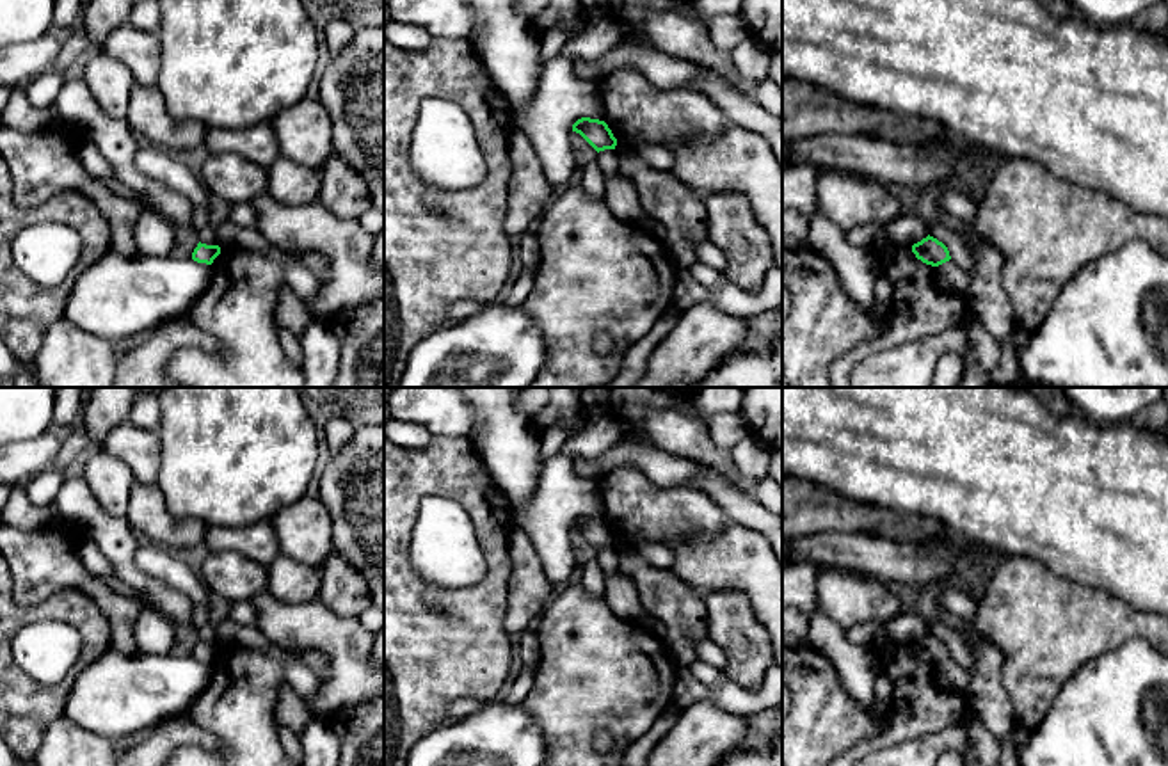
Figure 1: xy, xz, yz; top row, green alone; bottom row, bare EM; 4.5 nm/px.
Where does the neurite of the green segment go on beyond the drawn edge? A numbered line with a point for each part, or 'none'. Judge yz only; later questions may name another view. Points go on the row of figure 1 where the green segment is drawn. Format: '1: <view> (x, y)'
none

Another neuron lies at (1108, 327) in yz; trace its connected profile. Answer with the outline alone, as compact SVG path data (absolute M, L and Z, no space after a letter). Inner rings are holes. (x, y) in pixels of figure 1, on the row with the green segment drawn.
M1134 240L1084 265L1029 336L1019 380L1038 387L1168 387L1168 256Z

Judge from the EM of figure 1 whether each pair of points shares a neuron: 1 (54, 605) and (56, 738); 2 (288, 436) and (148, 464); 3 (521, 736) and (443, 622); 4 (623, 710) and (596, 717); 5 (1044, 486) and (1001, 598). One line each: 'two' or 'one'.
1: two
2: two
3: two
4: one
5: two

